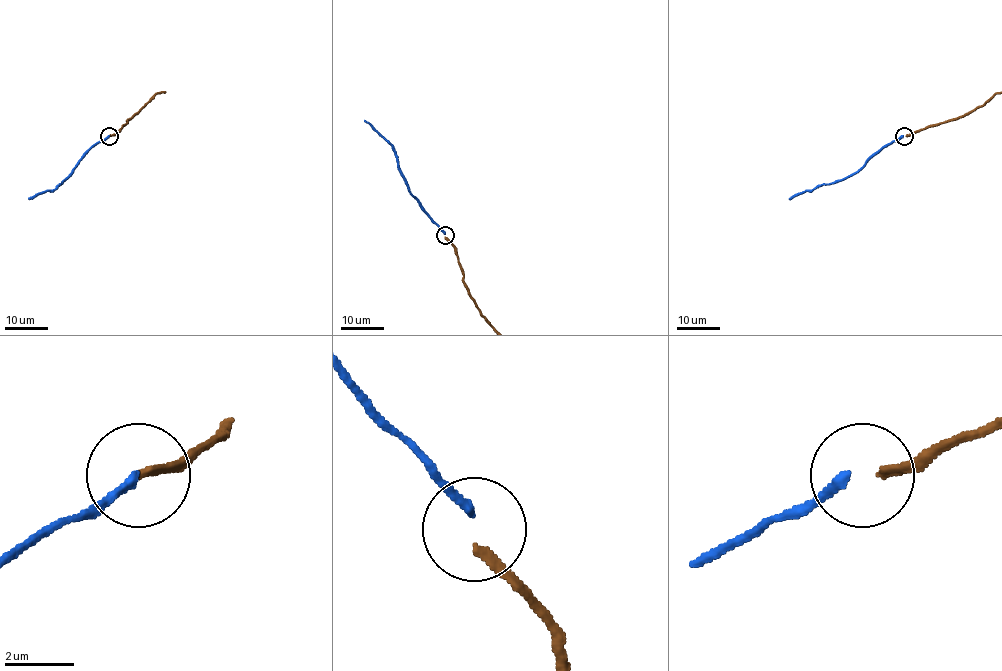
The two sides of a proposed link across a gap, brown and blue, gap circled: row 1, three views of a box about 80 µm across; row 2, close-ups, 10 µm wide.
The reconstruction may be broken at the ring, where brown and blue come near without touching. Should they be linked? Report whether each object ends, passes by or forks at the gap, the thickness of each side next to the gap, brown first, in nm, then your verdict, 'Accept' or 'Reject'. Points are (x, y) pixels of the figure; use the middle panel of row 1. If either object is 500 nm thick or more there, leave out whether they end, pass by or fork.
At the ring brown ends. At the ring blue ends. Thickness 260 nm (brown) against 260 nm. Accept

